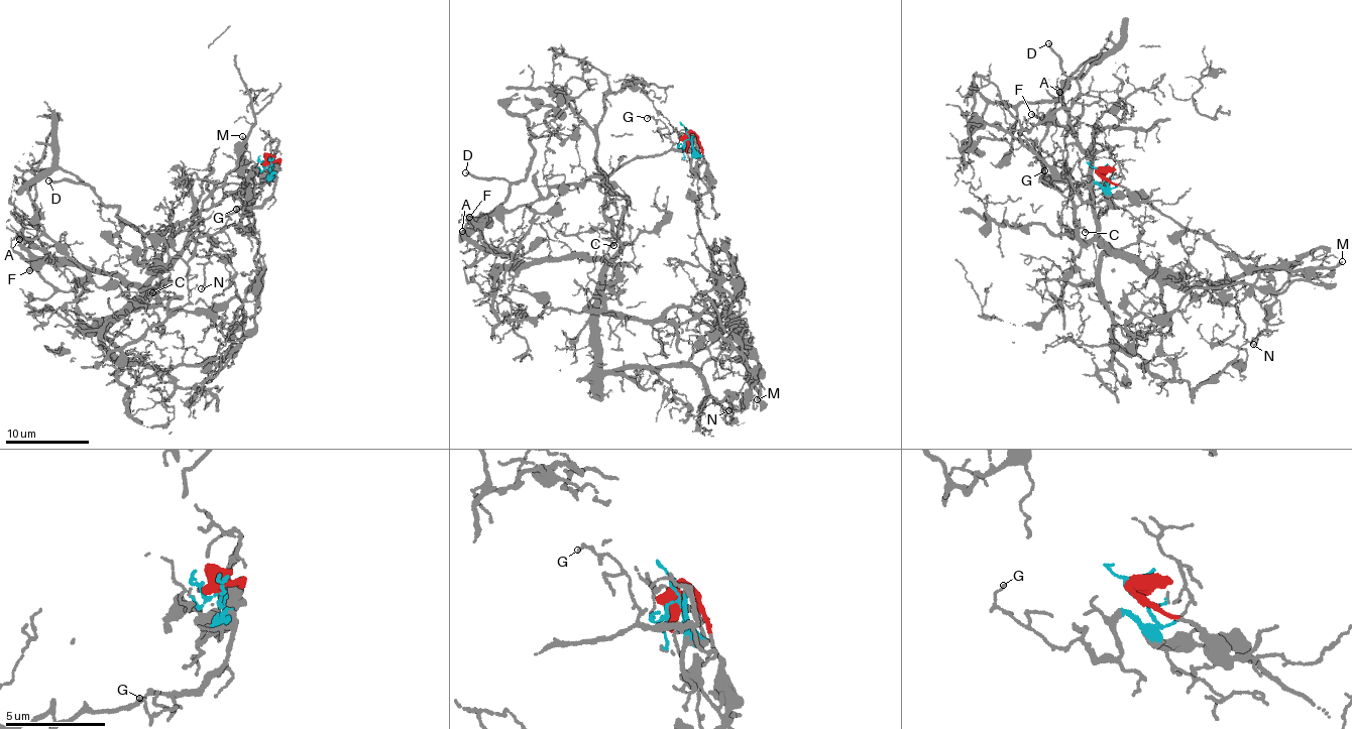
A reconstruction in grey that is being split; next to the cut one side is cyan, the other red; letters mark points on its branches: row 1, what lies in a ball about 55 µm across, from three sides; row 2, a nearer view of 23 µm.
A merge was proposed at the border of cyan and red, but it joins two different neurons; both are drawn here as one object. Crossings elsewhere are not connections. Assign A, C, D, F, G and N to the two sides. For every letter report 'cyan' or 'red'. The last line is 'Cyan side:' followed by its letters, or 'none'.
A: cyan
C: cyan
D: cyan
F: cyan
G: cyan
N: cyan
Cyan side: A, C, D, F, G, N

